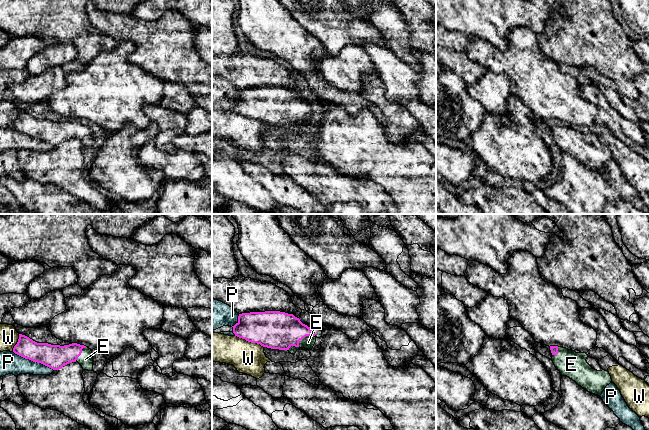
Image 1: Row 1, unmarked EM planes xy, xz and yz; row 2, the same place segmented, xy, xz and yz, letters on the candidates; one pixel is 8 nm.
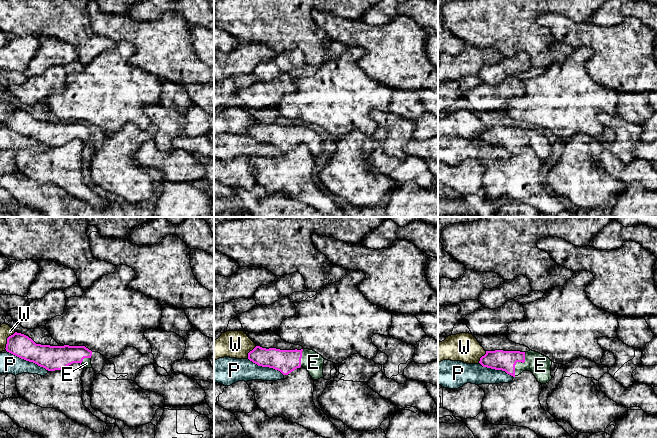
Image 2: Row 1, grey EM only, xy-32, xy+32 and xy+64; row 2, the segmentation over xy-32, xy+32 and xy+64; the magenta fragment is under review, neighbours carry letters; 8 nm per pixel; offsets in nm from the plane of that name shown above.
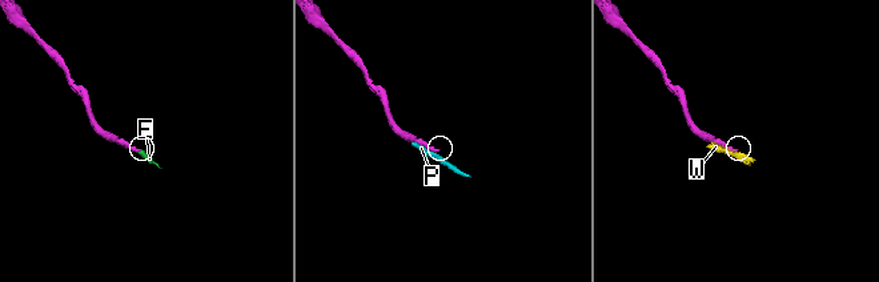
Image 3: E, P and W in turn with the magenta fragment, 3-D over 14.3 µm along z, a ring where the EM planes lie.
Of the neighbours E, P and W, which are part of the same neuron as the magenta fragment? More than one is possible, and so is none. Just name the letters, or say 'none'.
E

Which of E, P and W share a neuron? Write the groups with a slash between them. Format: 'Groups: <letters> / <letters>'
Groups: E / P / W

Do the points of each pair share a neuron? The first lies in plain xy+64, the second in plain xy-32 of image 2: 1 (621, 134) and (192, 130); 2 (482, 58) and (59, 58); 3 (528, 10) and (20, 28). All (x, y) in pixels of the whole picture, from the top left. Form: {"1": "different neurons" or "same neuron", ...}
{"1": "different neurons", "2": "different neurons", "3": "same neuron"}

